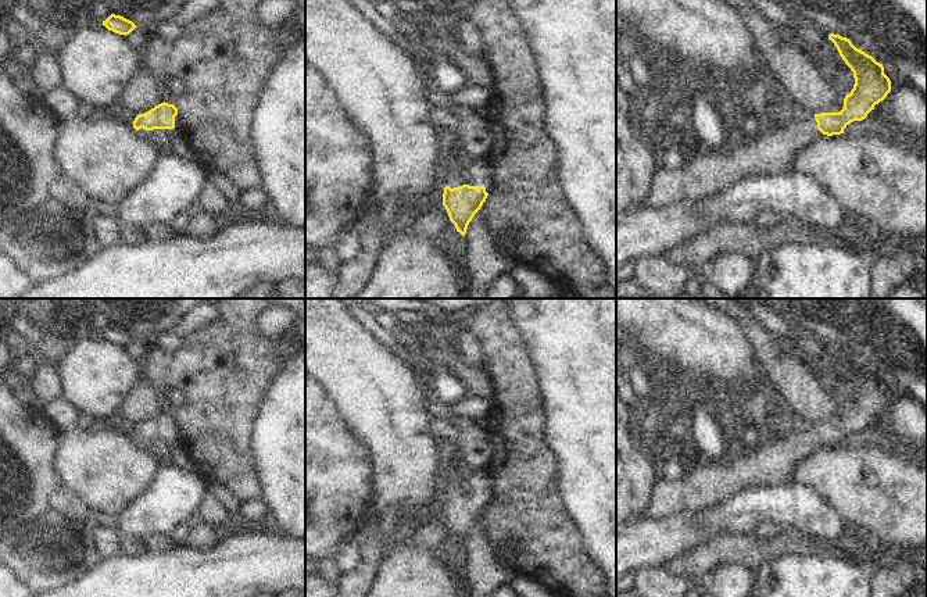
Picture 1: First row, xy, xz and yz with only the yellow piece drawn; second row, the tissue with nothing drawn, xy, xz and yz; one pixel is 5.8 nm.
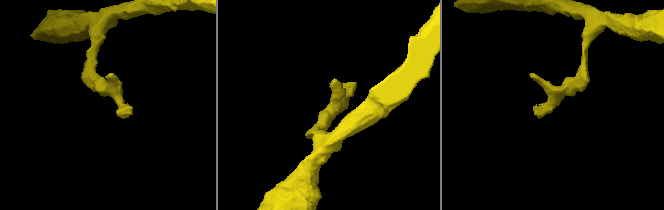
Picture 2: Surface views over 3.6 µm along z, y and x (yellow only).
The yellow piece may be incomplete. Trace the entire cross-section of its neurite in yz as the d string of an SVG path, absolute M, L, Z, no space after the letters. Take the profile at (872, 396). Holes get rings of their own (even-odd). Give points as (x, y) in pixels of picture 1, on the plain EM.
M830 344L855 389L853 400L844 410L840 423L815 425L806 433L787 433L770 443L767 439L738 457L730 466L708 465L694 476L677 480L661 478L655 482L651 503L638 516L629 521L665 521L679 515L697 515L720 501L730 501L747 487L776 487L785 485L798 461L820 446L841 446L853 432L862 432L891 403L891 392L883 375L856 360L852 353Z

